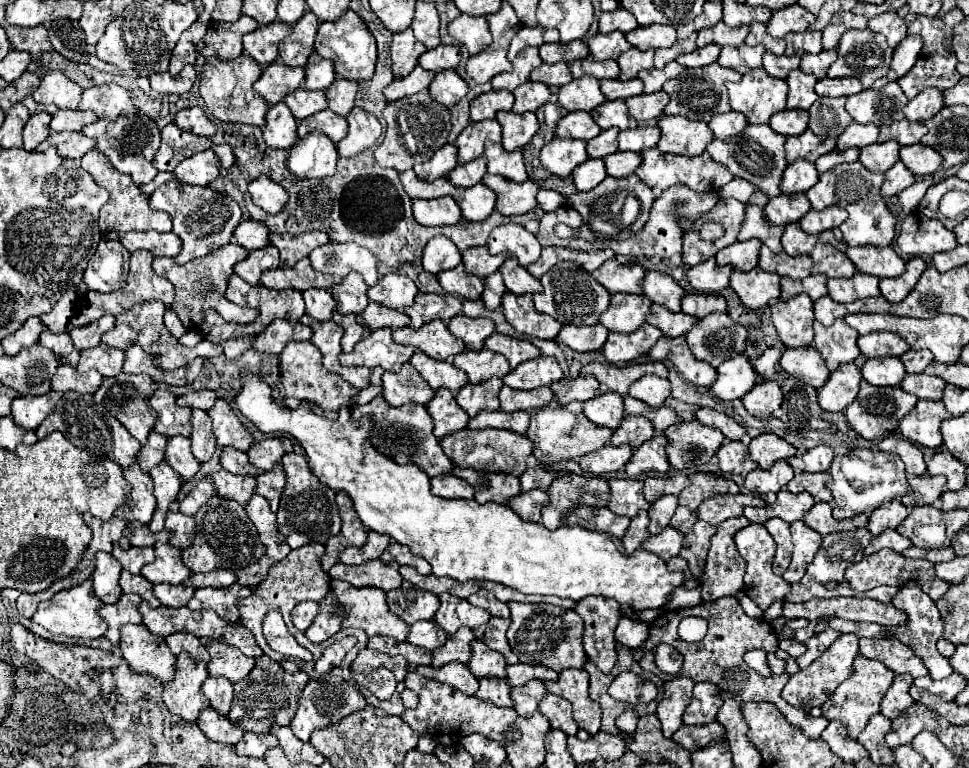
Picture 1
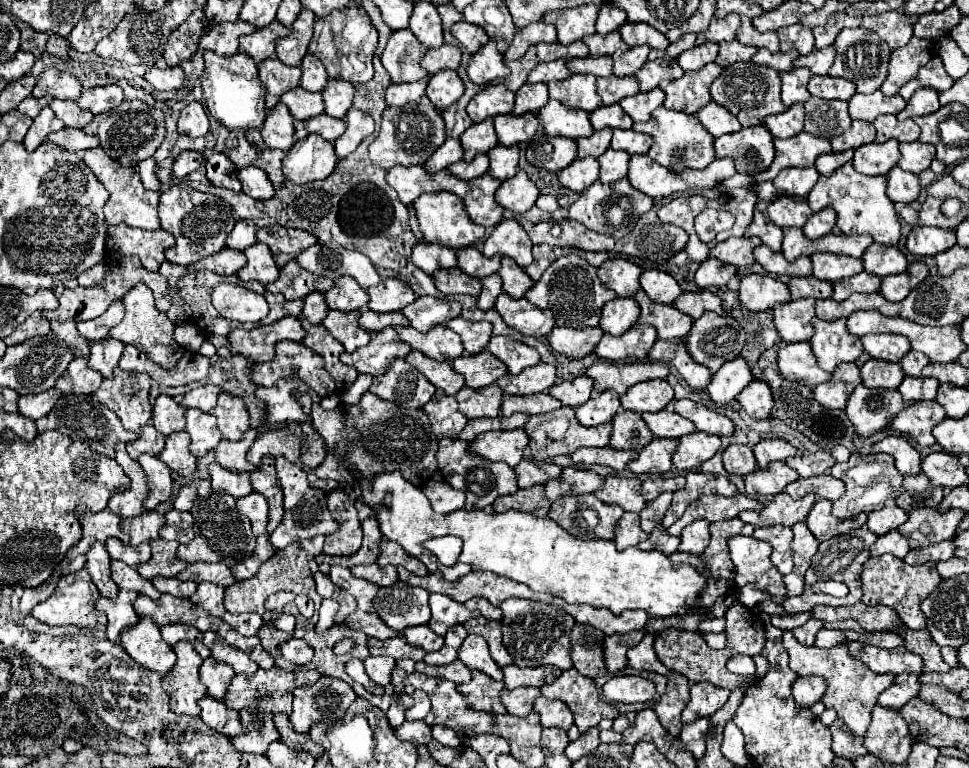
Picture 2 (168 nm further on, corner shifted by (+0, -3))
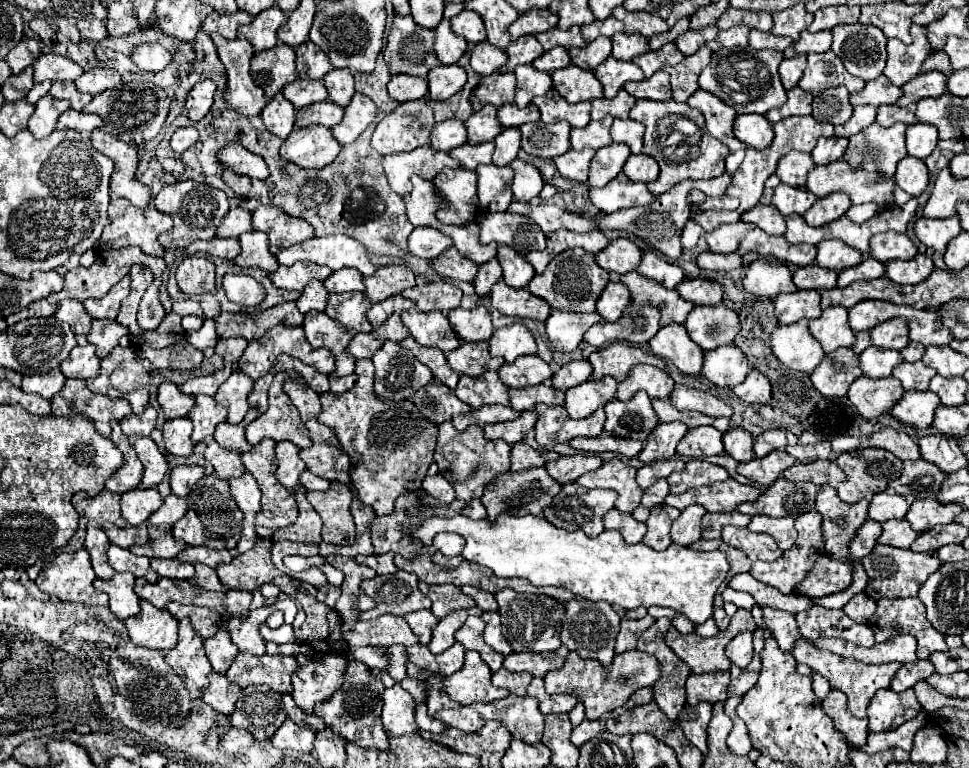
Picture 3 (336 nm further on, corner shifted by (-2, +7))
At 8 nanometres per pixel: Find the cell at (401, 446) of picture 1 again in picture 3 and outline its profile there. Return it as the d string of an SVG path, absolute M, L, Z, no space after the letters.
M357 361L357 383L347 393L323 393L321 395L321 413L319 421L327 425L339 439L339 449L351 457L351 481L357 489L357 495L363 503L371 505L377 515L393 513L395 499L409 491L421 489L421 481L427 475L429 465L433 463L433 451L437 443L437 425L427 421L413 401L385 401L377 399L373 391L373 363Z

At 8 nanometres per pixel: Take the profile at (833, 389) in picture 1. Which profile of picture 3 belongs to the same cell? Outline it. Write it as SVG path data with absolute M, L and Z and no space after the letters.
M847 347L827 353L821 365L811 373L815 389L825 397L845 397L857 377L861 377L859 357Z

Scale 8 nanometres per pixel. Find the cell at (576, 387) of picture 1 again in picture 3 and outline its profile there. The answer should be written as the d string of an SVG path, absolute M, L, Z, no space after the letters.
M571 361L571 363L563 365L551 377L551 385L561 391L567 391L567 389L591 379L591 371L593 371L593 367L589 365L589 361Z

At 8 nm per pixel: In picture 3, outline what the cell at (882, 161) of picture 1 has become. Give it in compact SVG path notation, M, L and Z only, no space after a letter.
M877 123L869 125L861 133L849 139L849 147L843 155L853 167L861 165L867 171L879 171L887 177L893 177L895 165L907 157L905 151L905 125L881 127Z

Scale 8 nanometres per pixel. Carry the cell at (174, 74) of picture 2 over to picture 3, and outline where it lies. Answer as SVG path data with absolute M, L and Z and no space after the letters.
M157 43L155 45L139 45L133 53L133 61L139 69L161 71L173 61L173 55Z

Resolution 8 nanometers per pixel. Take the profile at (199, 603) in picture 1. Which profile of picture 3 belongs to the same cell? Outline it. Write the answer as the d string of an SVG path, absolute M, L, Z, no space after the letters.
M195 565L195 575L191 577L191 581L207 591L225 591L225 587L219 583L217 573L205 565Z

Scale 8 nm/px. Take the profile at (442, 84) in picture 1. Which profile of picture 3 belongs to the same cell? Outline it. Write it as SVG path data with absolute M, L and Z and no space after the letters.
M437 65L429 73L429 97L445 101L467 83L467 73L459 65Z

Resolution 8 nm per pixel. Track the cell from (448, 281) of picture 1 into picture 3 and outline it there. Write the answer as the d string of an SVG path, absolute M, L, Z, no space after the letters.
M455 247L447 249L437 259L433 259L433 267L441 277L449 277L455 281L467 281L467 283L473 283L477 269L479 269L477 263L463 257Z

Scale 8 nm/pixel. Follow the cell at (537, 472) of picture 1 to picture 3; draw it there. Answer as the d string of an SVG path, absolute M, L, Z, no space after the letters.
M517 443L511 449L511 471L525 471L531 467L543 467L547 463L547 451L529 447L527 443Z

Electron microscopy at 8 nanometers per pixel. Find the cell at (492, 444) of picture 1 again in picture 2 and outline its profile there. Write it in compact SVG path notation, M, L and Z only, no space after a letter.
M525 429L489 431L471 441L471 451L485 459L503 461L509 467L515 467L523 459L523 449L527 447L527 443L529 437Z

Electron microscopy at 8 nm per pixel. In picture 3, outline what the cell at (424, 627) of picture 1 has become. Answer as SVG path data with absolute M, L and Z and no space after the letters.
M417 611L417 613L409 613L409 615L405 615L403 617L407 623L409 623L409 627L411 627L411 631L419 637L419 643L421 645L427 645L429 641L431 641L431 635L433 635L433 629L437 627L437 623L439 623L439 619L431 613L431 611Z

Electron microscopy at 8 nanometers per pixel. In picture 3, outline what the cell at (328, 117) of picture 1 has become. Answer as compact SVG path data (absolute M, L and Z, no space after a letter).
M321 101L321 103L313 103L309 107L303 107L297 111L297 127L307 127L311 123L315 125L325 125L329 129L333 129L335 125L339 125L343 119L343 107L335 105L333 101Z

